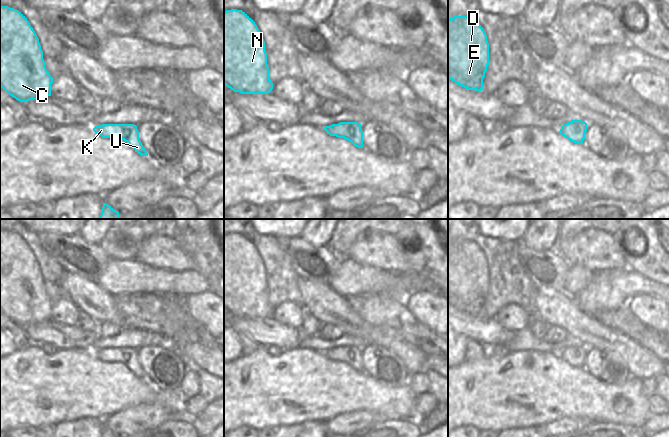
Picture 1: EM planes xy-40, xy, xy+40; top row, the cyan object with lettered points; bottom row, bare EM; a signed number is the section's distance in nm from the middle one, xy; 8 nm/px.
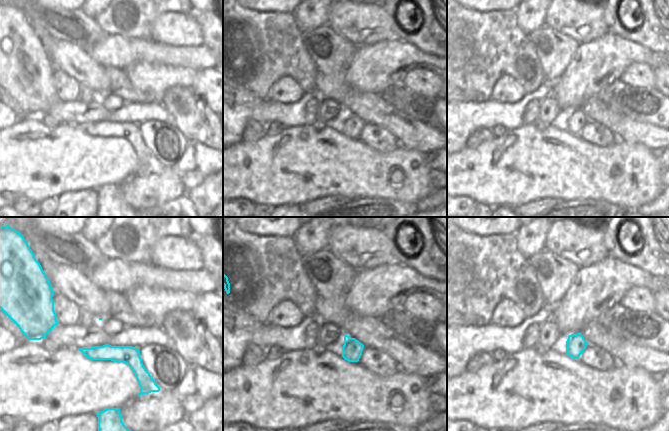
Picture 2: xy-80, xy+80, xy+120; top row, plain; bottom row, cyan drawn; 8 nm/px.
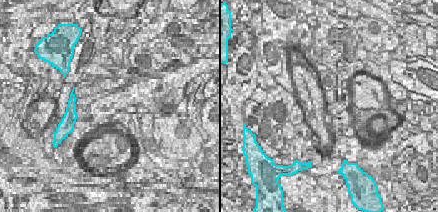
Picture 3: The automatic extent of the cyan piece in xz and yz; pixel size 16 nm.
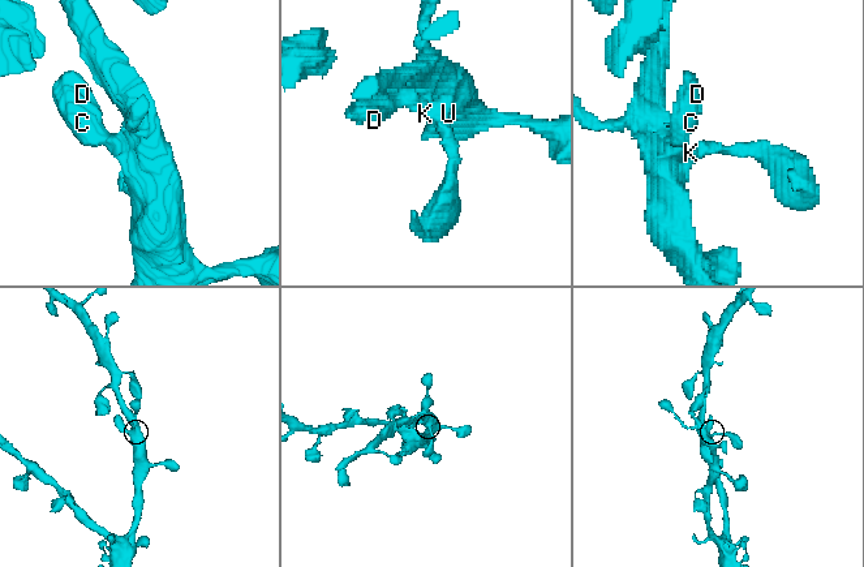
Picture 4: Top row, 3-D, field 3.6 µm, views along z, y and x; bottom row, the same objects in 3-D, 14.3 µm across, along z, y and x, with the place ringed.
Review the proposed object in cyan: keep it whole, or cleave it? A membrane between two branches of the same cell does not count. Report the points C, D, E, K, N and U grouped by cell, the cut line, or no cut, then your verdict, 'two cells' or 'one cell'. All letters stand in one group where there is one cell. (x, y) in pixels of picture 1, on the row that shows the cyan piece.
C D E K N U | no cut | one cell

